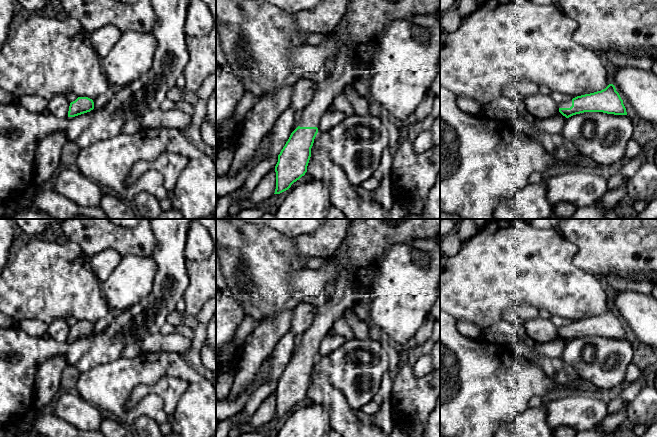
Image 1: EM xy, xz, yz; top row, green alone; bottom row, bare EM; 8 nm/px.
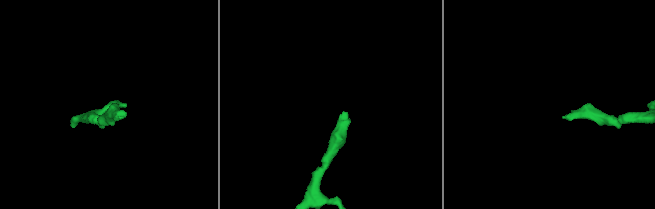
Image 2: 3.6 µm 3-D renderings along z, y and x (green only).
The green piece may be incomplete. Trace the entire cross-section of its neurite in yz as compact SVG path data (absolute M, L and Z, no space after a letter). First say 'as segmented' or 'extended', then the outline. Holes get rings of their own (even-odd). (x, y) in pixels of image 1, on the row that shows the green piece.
extended; M613 84L590 94L577 96L572 100L558 104L559 112L569 118L584 112L603 112L614 115L627 115L619 93Z

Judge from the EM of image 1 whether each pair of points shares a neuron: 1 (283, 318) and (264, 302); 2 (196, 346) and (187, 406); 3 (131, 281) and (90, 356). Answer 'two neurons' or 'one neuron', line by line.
1: two neurons
2: two neurons
3: two neurons

